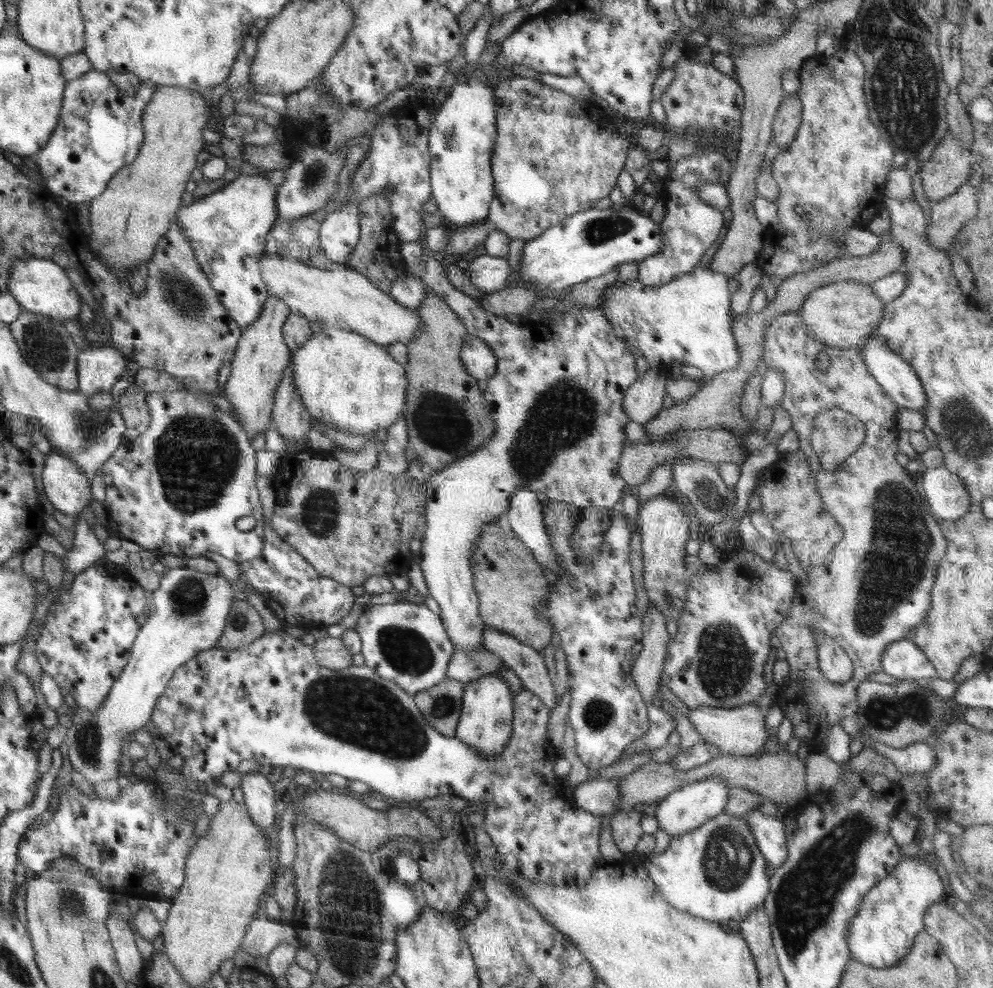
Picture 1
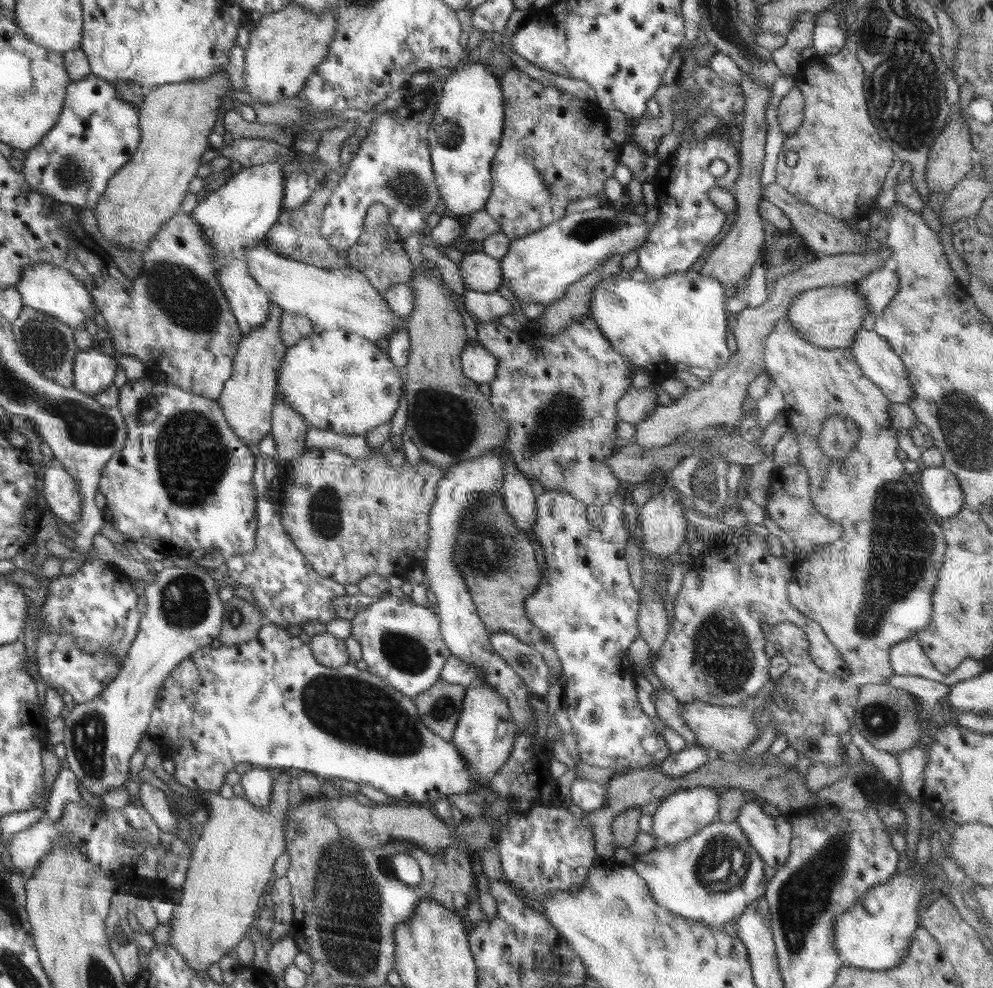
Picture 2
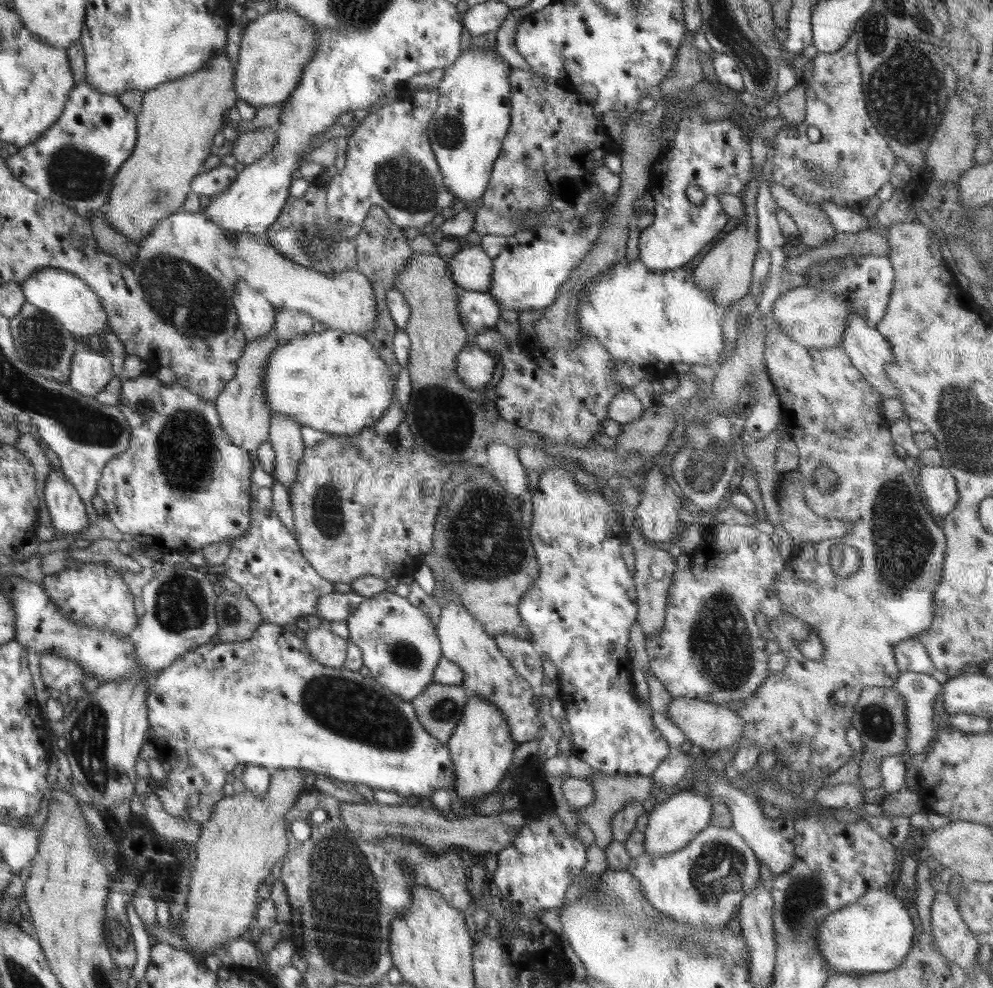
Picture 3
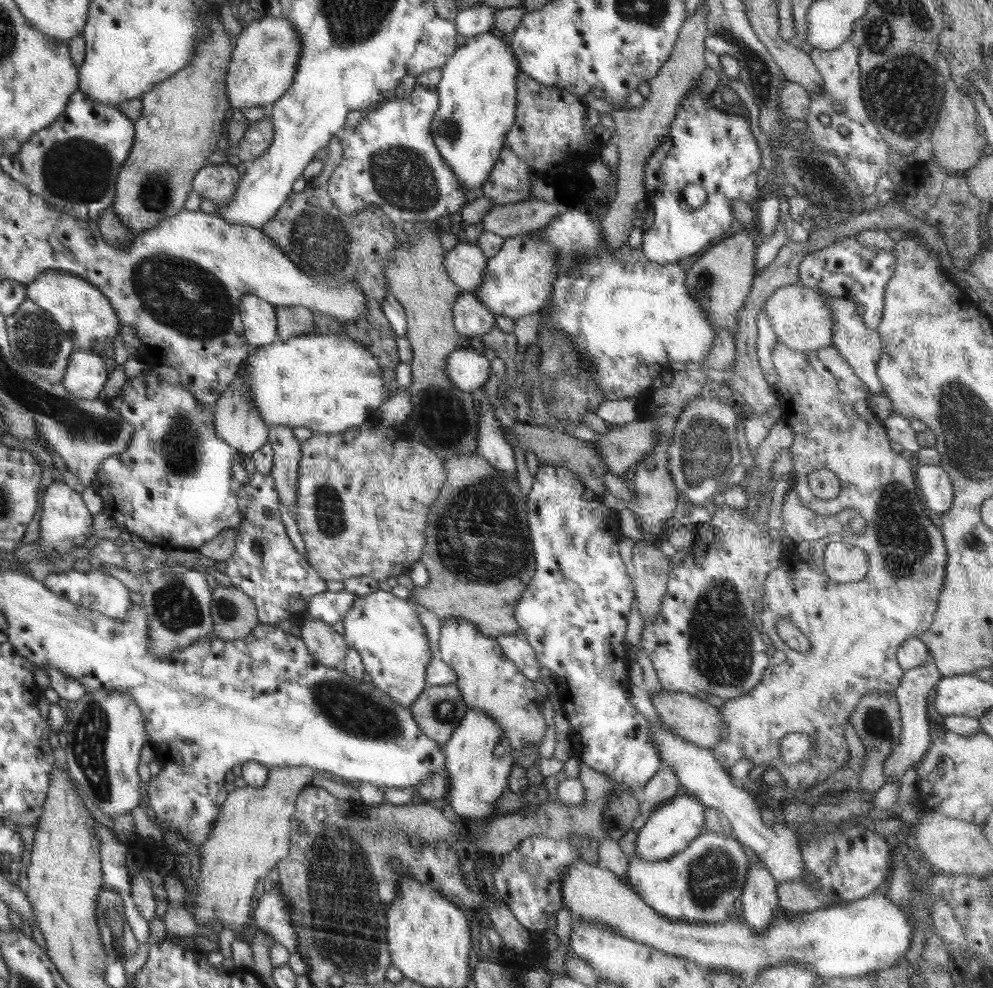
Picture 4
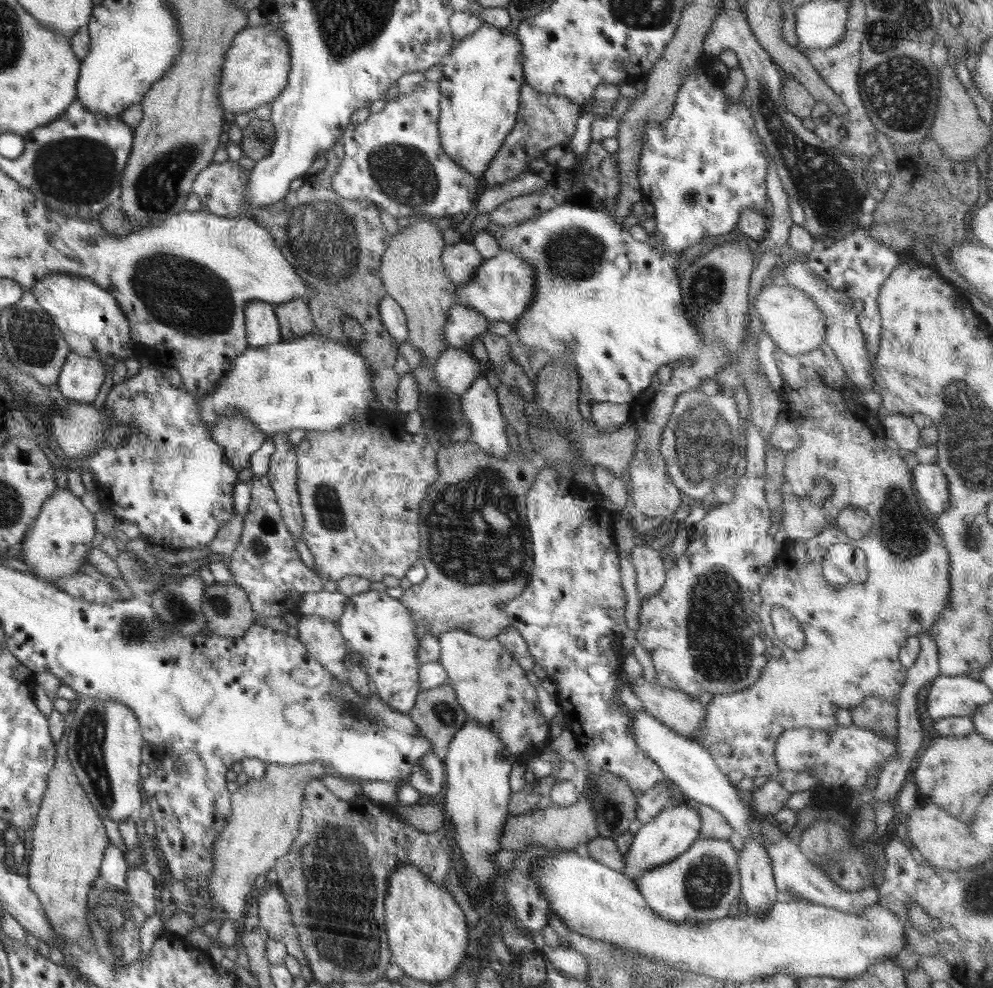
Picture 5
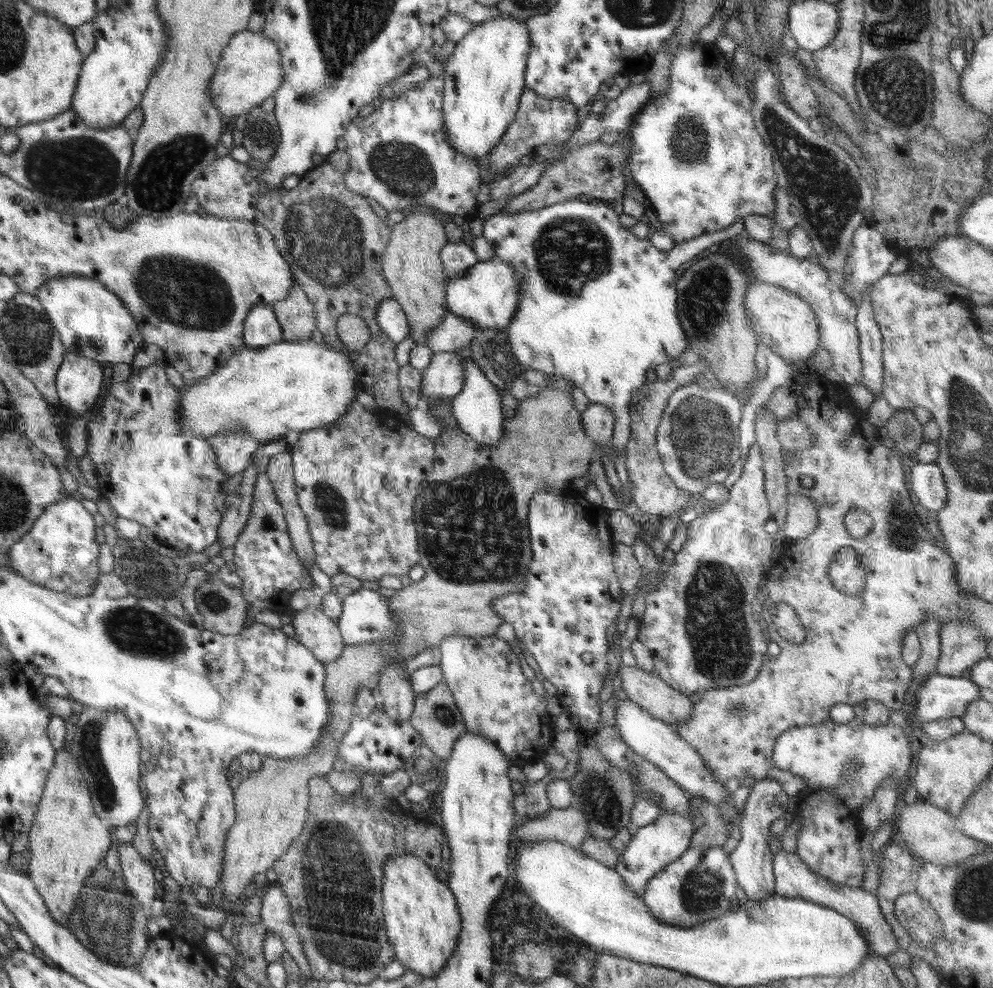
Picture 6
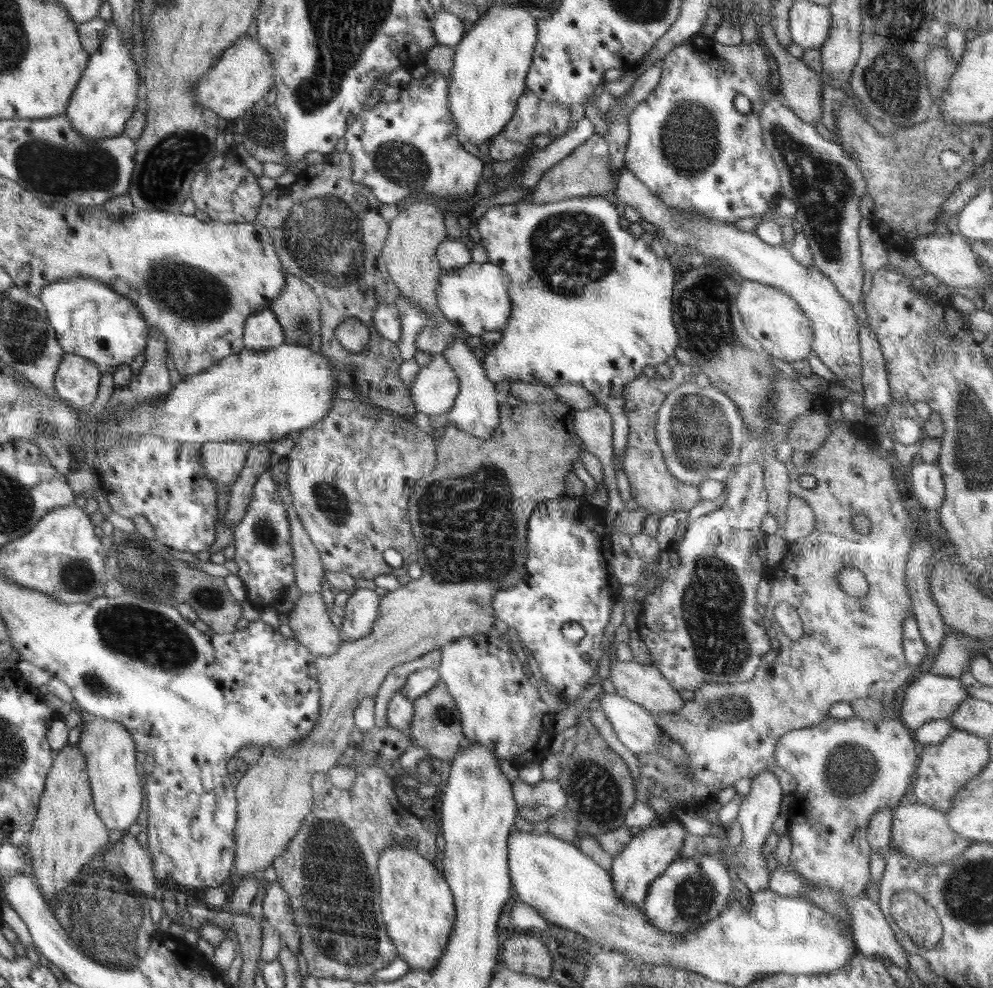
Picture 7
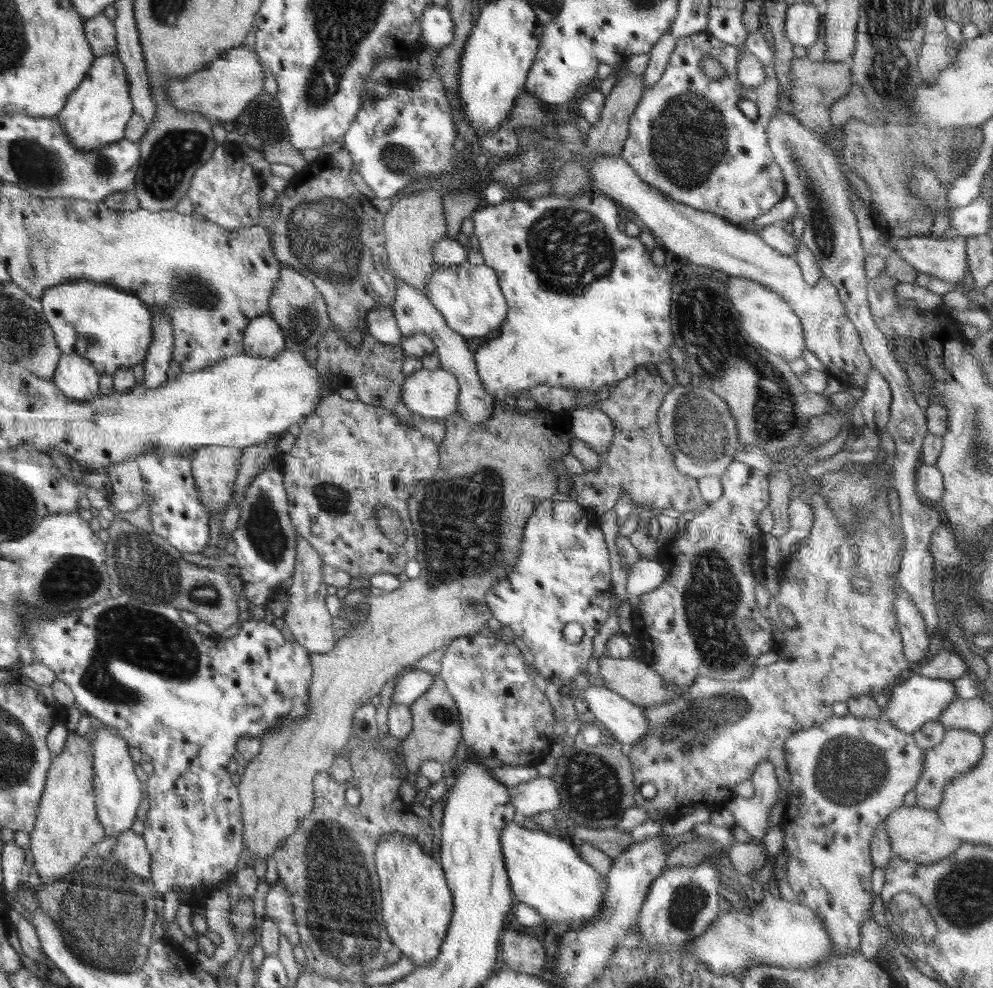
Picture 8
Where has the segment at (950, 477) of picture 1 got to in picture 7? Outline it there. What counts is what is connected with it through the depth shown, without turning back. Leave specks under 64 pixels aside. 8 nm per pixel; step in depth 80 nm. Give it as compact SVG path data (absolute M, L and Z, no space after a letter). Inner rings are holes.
M917 461L908 471L910 492L924 508L939 509L945 496L945 482L936 462Z

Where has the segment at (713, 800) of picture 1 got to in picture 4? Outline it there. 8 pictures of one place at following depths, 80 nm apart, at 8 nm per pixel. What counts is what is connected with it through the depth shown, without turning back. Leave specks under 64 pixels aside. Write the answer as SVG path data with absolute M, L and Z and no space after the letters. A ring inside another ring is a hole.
M688 794L675 795L667 802L662 802L647 819L644 827L637 832L635 856L648 862L654 862L682 852L703 832L707 808L708 806L700 802L696 796Z

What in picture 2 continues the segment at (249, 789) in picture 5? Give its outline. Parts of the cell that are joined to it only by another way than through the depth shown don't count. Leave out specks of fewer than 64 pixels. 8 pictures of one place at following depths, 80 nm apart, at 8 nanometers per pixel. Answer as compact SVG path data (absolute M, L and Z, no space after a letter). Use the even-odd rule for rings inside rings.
M288 772L275 776L270 802L264 810L258 810L242 797L224 798L220 794L198 792L212 811L192 848L187 880L180 893L180 903L173 909L172 931L167 939L195 971L206 971L210 964L228 956L227 952L254 925L262 907L262 893L274 875L273 864L285 852L282 826L289 806L290 779Z

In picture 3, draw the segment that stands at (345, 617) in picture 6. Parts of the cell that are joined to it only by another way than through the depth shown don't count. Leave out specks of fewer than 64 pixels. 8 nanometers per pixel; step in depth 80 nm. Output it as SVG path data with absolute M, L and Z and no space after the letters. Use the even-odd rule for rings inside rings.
M388 591L367 597L352 616L345 620L345 623L349 632L347 638L349 642L360 648L363 664L370 670L370 677L400 699L411 702L434 682L432 678L434 678L436 665L443 657L441 644L428 614L414 607L406 597Z

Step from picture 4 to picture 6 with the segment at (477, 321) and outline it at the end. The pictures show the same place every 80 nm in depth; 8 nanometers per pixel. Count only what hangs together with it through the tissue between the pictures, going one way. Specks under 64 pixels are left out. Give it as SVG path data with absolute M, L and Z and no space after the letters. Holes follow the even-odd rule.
M447 311L444 318L433 329L434 332L426 336L426 347L433 353L468 350L475 331L478 331L471 320L456 316L450 311Z

